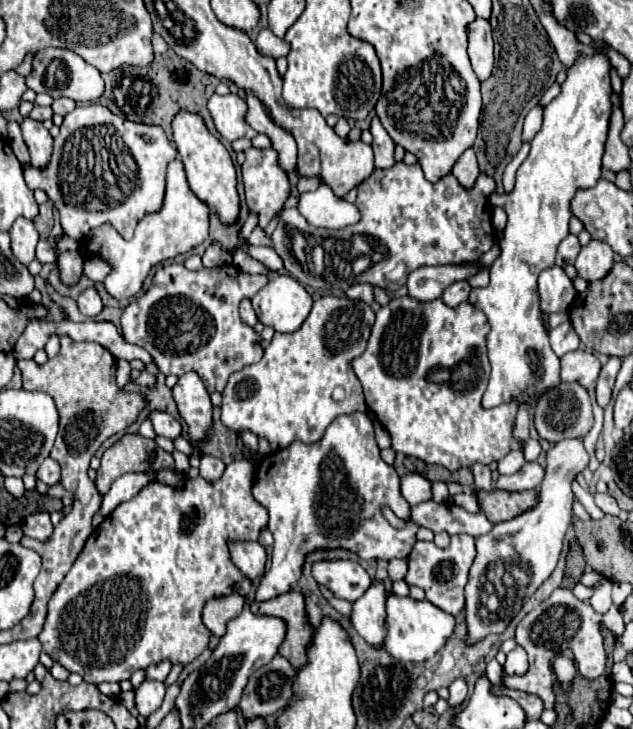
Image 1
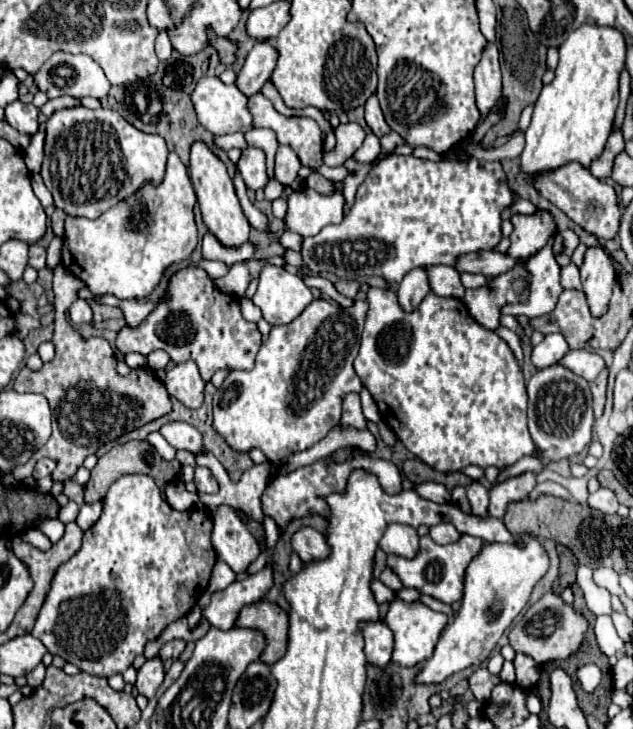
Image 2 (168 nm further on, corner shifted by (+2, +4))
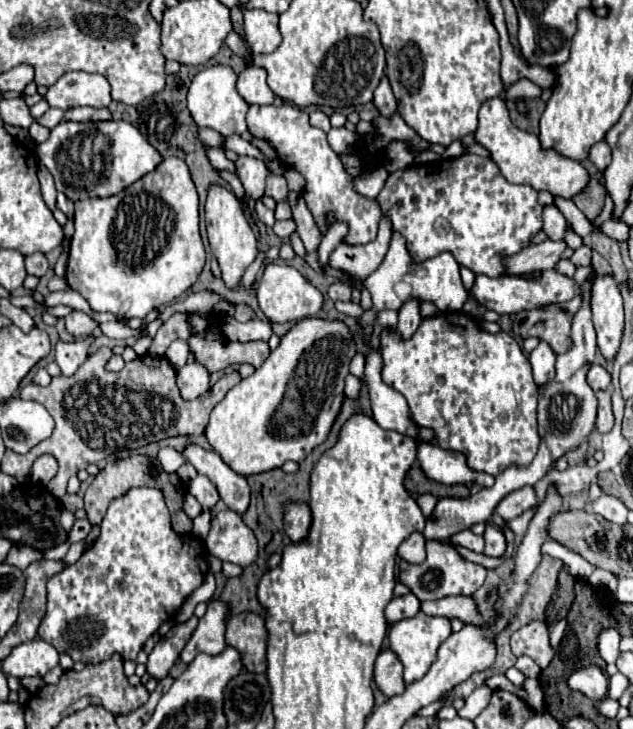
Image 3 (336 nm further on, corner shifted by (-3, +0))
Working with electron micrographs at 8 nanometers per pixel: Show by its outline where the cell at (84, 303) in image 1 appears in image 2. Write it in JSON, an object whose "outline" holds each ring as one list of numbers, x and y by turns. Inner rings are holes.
{"outline":[[76,299,70,305,68,313,70,313,72,323,90,323,92,321,92,307,90,307,90,303,86,299]]}

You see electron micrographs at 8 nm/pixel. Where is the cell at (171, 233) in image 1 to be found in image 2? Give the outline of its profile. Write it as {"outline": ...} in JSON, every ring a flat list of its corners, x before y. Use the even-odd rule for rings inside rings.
{"outline":[[170,153,166,177,158,187,144,185,138,193,114,205,96,221,66,217,62,265,78,275,96,295,112,293,120,299,148,297,164,269,194,251,198,241,194,205,196,193,188,179,186,165,176,153],[68,249,78,267,68,267]]}

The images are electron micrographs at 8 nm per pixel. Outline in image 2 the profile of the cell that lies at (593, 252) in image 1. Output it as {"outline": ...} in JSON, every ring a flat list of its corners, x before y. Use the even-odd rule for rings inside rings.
{"outline":[[602,245,586,249,580,275,582,275,582,289,590,303,590,311,592,315,598,317,606,311,608,299,612,295,612,285,616,283,614,263]]}

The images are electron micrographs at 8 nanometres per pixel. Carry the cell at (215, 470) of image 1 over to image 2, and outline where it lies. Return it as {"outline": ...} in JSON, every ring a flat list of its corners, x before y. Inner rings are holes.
{"outline":[[196,467,194,483,198,487,198,493,216,493,218,491,218,481,214,479,214,475,208,467]]}

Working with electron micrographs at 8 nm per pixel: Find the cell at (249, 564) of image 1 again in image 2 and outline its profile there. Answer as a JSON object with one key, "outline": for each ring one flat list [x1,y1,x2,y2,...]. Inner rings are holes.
{"outline":[[220,505,212,511,212,515,212,545,218,559,226,561,234,573,244,573,260,553,258,541,254,539,250,529,236,517,232,507]]}

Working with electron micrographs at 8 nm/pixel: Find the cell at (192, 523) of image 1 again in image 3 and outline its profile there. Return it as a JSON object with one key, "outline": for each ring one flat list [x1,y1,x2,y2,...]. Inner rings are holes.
{"outline":[[137,487,137,489,131,489,129,493,125,493,123,497,117,497,111,501,109,509,107,509,107,515,103,517,103,523,101,523,101,535,99,539,81,555,81,559,71,565,69,569,63,569,61,573,53,575,47,583,47,613,39,625,39,637,47,643,51,643,59,653,67,653,73,661,81,661,81,663,101,663,105,659,109,659,113,653,121,653,123,659,137,659,137,653,143,649,143,643,153,635,157,633,159,625,173,619,175,613,181,609,183,601,203,583,205,579,205,573,207,573,207,547,203,543,203,539,195,537,195,535,189,535,189,537,183,537,183,535,177,535,171,527,171,519,169,519,169,511,167,511,167,505,163,501,163,495,161,491,157,489,149,489,149,487]]}

